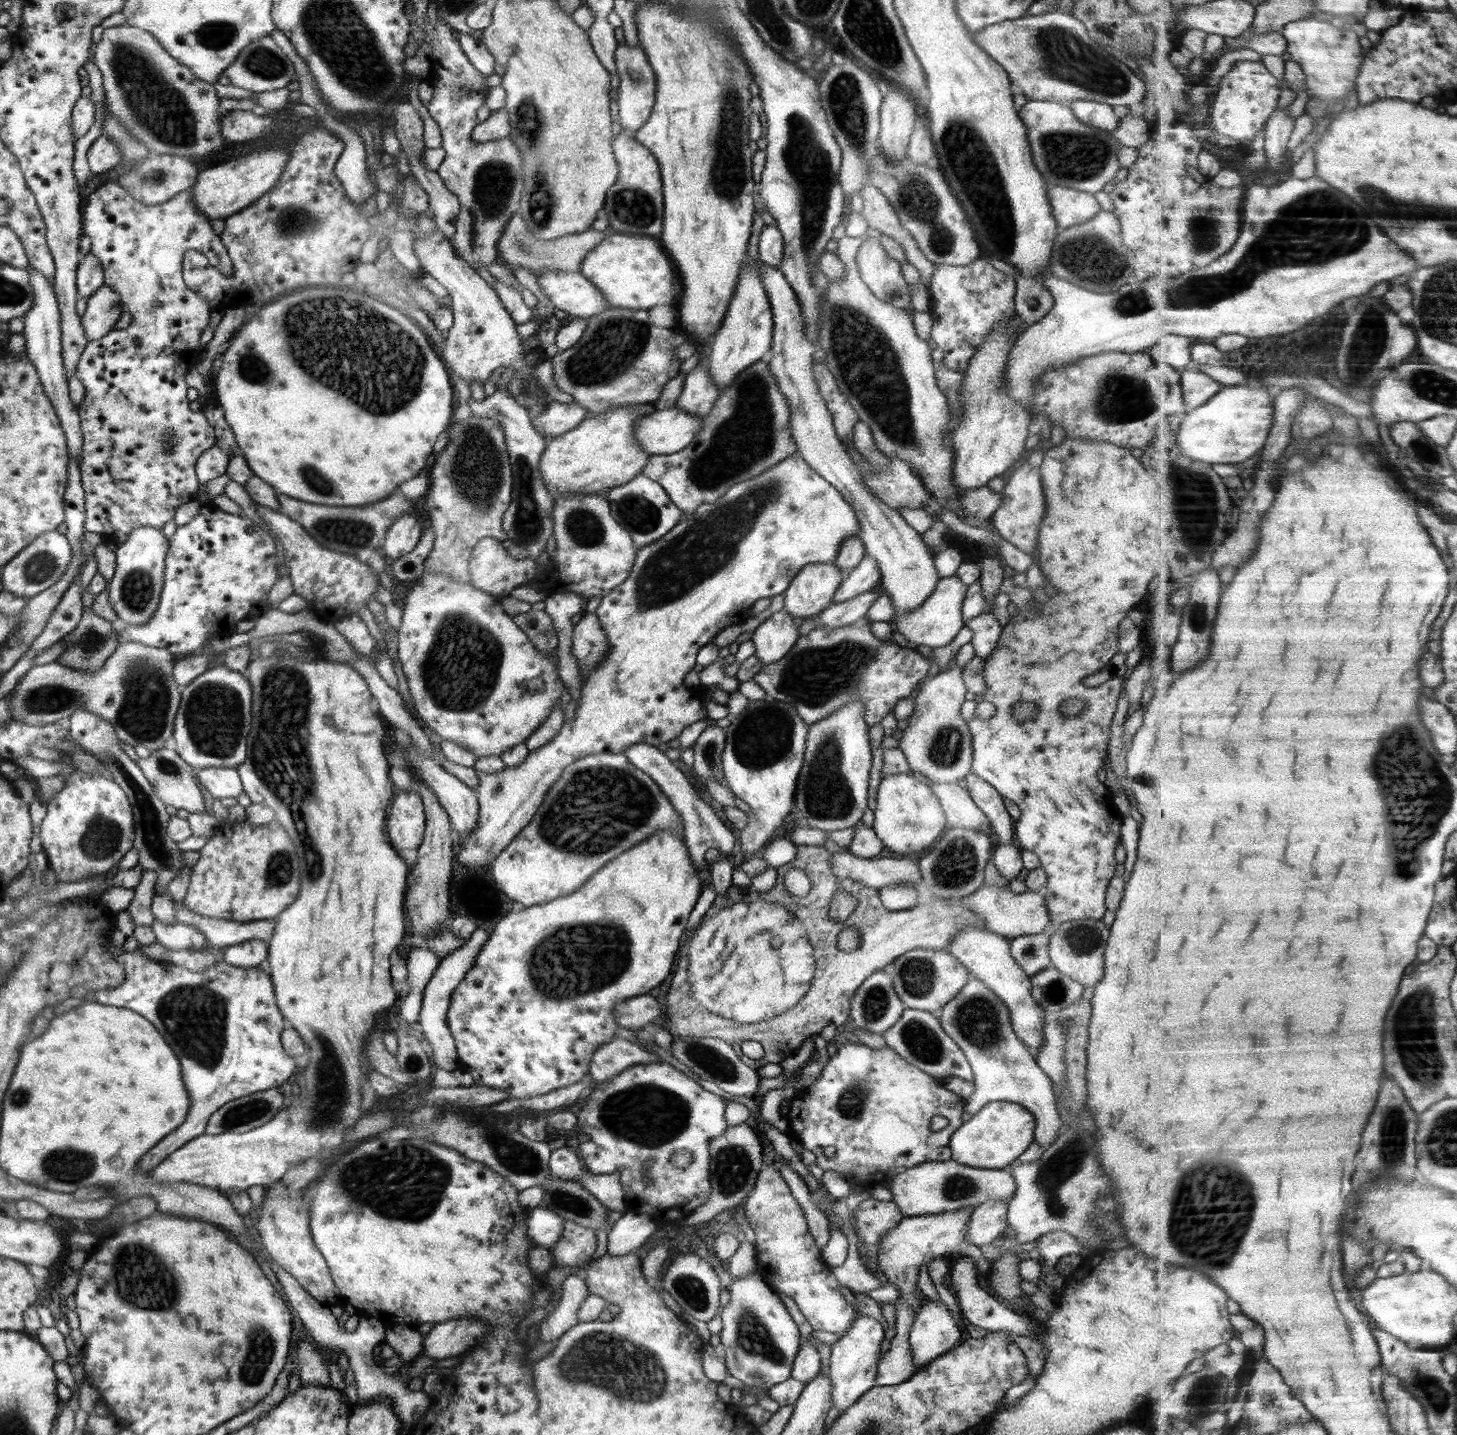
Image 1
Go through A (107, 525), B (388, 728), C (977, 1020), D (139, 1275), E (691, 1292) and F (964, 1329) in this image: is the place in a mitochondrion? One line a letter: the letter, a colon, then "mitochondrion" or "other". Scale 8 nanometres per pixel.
A: other
B: other
C: mitochondrion
D: mitochondrion
E: mitochondrion
F: other

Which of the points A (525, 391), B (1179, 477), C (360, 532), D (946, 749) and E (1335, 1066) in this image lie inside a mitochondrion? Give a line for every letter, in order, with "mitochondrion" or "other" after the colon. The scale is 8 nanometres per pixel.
A: mitochondrion
B: mitochondrion
C: mitochondrion
D: mitochondrion
E: other

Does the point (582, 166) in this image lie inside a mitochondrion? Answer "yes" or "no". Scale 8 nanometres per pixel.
no

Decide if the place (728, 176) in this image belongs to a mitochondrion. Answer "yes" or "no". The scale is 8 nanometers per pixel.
yes

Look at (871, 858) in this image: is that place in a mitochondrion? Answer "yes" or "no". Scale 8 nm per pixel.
no

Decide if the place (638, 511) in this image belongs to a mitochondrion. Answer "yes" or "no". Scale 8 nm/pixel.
yes

